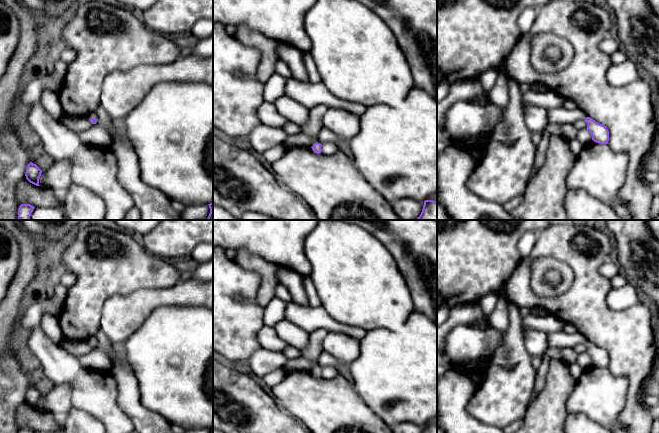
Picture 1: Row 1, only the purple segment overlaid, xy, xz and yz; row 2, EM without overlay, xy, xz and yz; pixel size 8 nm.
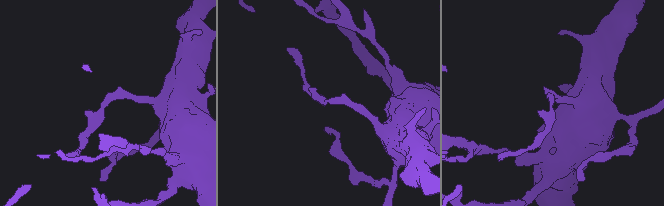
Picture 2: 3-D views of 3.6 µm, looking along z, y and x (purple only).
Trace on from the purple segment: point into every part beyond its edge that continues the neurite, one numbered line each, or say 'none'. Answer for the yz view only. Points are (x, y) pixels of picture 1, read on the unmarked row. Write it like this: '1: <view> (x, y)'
1: yz (559, 339)

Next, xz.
1: xz (314, 349)

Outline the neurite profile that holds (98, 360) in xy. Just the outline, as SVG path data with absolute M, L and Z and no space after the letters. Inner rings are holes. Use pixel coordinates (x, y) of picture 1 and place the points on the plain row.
M96 347L91 355L83 355L77 357L80 364L85 368L94 370L108 370L112 366L112 361L101 348Z

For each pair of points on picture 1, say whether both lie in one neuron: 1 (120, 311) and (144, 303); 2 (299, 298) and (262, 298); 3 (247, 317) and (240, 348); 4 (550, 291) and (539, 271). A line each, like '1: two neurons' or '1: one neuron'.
1: one neuron
2: two neurons
3: one neuron
4: one neuron

